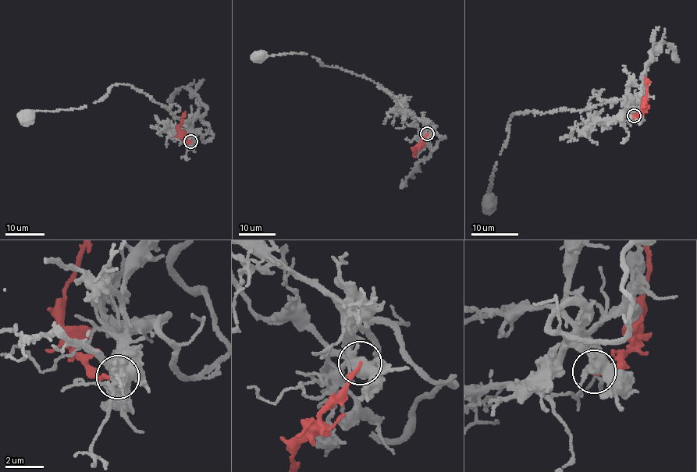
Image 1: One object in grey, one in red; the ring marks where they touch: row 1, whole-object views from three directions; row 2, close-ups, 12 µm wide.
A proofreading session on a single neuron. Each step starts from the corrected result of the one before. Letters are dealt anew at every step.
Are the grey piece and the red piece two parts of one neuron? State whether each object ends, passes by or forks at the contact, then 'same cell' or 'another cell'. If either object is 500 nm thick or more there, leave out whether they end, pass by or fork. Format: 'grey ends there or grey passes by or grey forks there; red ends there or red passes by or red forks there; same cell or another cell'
grey forks there; red ends there; another cell

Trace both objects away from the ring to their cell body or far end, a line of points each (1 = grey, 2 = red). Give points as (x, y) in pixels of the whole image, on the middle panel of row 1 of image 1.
1: (427, 133), (406, 122), (397, 102), (374, 81), (337, 67), (322, 65), (313, 56), (304, 53), (259, 55)
2: (427, 133), (414, 154)

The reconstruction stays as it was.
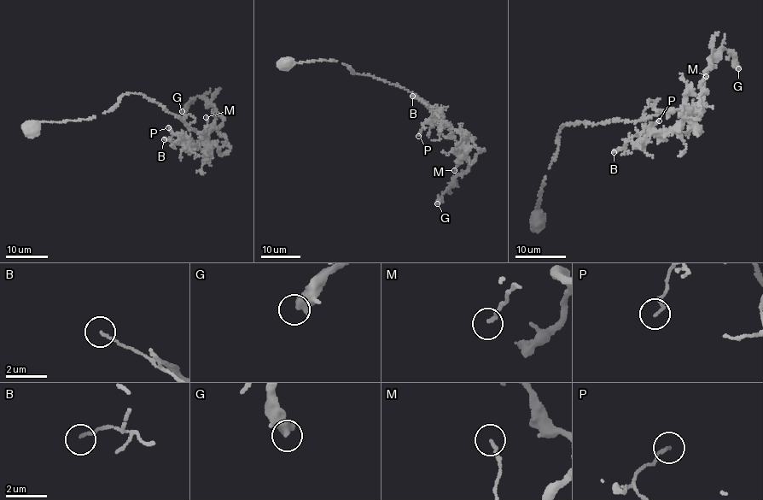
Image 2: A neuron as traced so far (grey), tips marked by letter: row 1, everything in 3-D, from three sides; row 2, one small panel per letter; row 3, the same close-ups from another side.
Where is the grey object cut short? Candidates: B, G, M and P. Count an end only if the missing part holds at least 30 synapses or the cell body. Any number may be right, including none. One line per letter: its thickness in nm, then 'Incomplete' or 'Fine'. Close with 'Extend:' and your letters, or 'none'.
B: Thickness 110 nm. Fine
G: Thickness 550 nm. Fine
M: Thickness 130 nm. Fine
P: Thickness 130 nm. Fine
Extend: none

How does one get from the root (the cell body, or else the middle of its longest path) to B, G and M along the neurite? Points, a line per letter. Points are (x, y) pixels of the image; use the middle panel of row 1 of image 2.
B: (286, 62), (335, 60), (354, 73), (404, 88), (433, 112), (443, 136), (464, 142), (436, 108), (412, 96)
G: (286, 62), (335, 60), (404, 88), (433, 112), (443, 136), (467, 145), (469, 138), (484, 150), (437, 203)
M: (286, 62), (335, 60), (354, 73), (372, 75), (412, 92), (433, 112), (443, 136), (462, 146), (454, 170)

